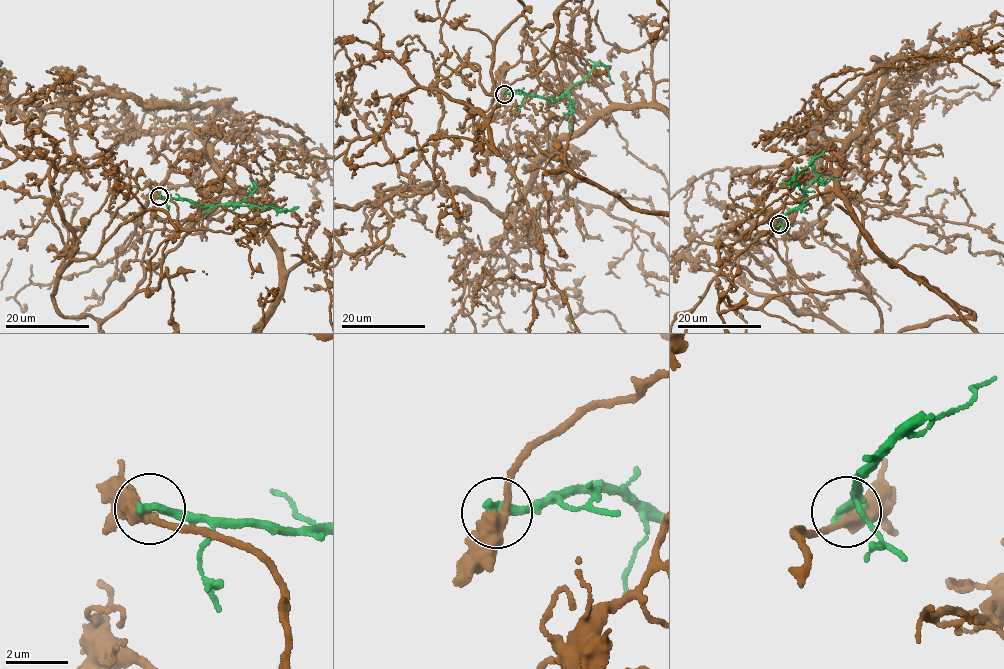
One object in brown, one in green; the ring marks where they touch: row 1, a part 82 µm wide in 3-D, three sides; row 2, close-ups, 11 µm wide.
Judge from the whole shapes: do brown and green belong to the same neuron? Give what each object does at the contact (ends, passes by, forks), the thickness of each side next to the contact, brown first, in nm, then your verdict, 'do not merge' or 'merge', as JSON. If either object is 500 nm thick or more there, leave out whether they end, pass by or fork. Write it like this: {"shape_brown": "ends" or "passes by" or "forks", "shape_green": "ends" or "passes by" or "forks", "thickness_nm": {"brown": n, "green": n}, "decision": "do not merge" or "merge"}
{"shape_brown": "passes by", "shape_green": "ends", "thickness_nm": {"brown": 420, "green": 340}, "decision": "do not merge"}

